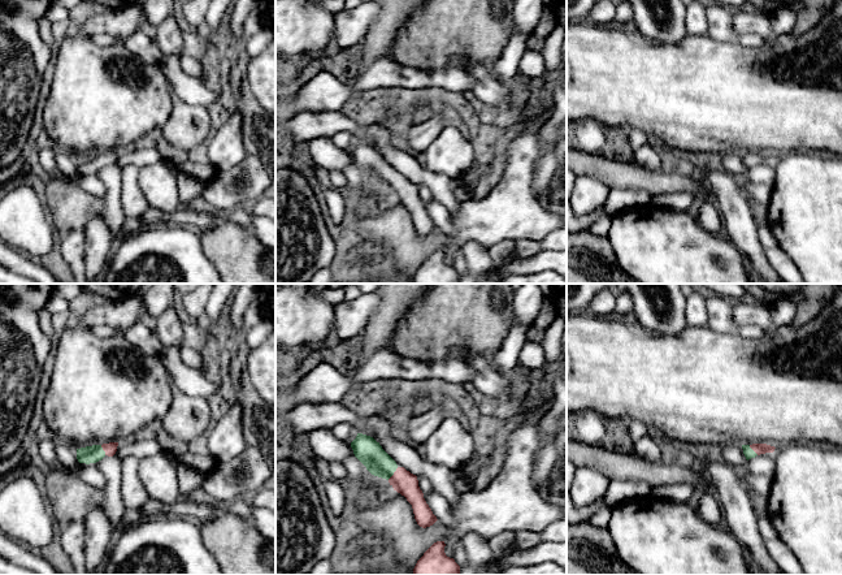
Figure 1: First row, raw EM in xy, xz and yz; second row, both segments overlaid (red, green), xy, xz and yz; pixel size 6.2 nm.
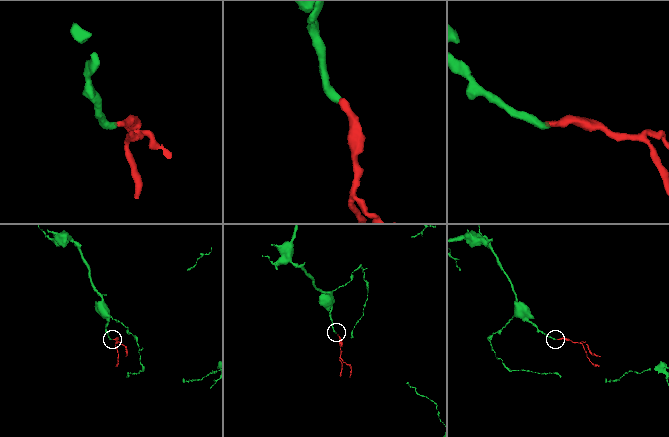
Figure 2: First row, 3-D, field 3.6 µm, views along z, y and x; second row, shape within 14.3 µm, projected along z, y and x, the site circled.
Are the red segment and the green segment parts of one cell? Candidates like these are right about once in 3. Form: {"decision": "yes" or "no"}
{"decision": "yes"}

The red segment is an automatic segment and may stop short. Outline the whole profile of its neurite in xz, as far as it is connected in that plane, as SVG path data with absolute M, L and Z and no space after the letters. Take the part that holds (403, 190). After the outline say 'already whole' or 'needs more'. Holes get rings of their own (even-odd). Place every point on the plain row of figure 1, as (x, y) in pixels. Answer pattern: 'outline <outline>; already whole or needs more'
outline M357 142L351 151L355 165L366 178L378 186L386 187L390 194L404 204L412 213L415 228L422 237L433 234L438 228L424 207L417 185L399 176L373 146Z; needs more

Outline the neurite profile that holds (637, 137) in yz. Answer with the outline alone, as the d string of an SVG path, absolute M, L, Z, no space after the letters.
M629 129L629 142L633 150L647 143L647 134L642 129Z

